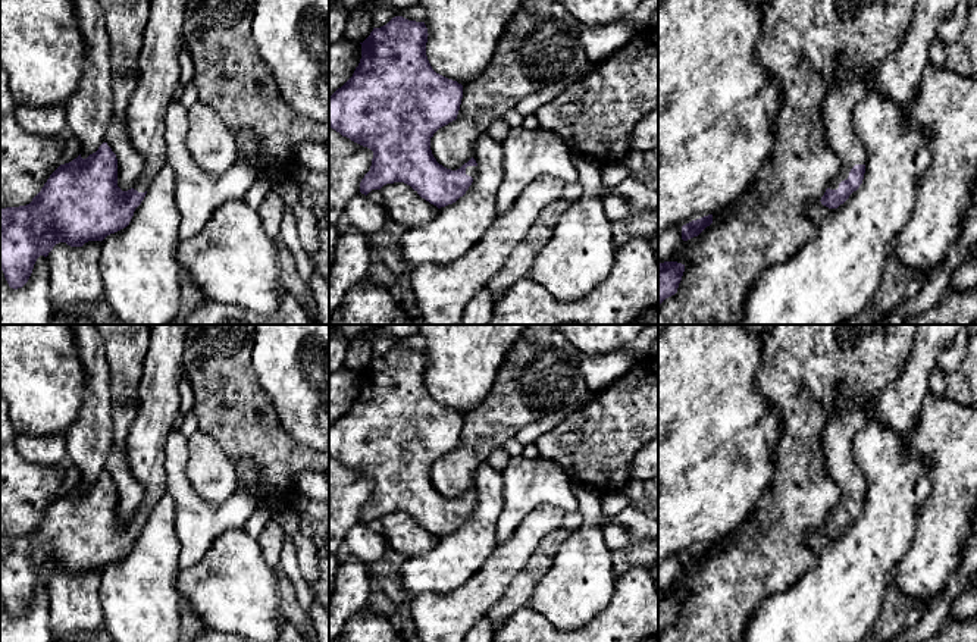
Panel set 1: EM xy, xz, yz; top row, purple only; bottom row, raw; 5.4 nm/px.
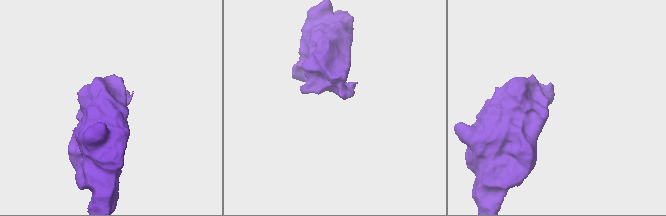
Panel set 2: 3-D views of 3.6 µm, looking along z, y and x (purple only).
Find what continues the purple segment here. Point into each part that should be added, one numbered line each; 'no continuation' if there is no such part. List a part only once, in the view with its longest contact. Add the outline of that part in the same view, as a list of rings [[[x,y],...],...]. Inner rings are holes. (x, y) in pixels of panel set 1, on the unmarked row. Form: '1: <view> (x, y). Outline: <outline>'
1: yz (836, 439). Outline: [[[848,405],[839,408],[821,432],[820,442],[826,470],[840,491],[840,501],[830,513],[830,519],[837,519],[839,513],[848,508],[855,494],[865,494],[867,491],[867,480],[852,450],[854,438],[867,425],[867,420],[867,413]]]

